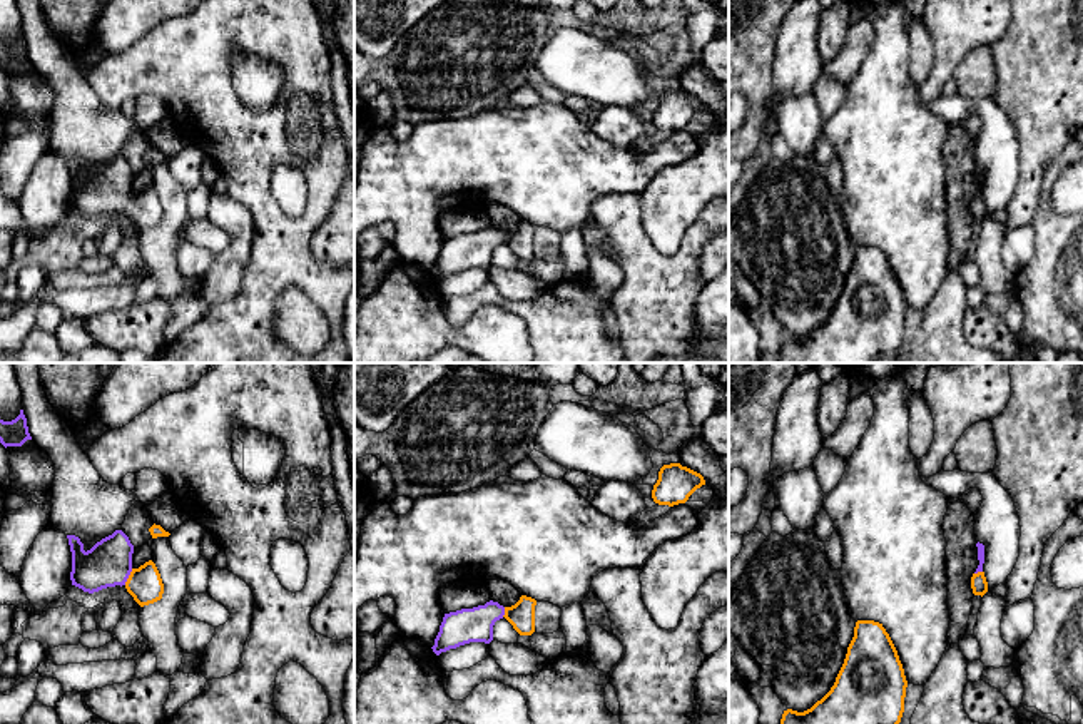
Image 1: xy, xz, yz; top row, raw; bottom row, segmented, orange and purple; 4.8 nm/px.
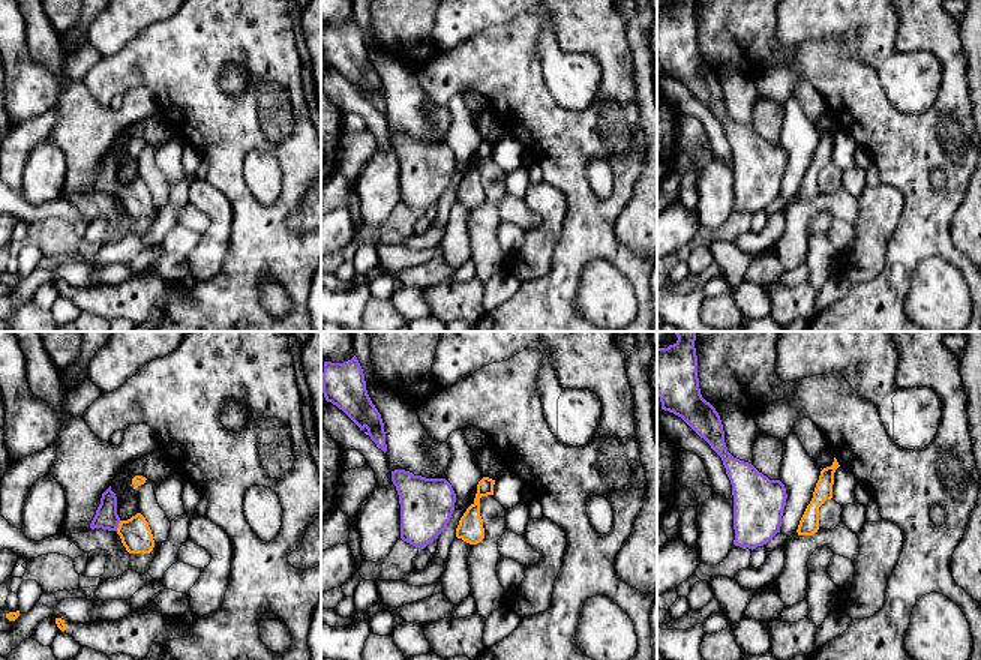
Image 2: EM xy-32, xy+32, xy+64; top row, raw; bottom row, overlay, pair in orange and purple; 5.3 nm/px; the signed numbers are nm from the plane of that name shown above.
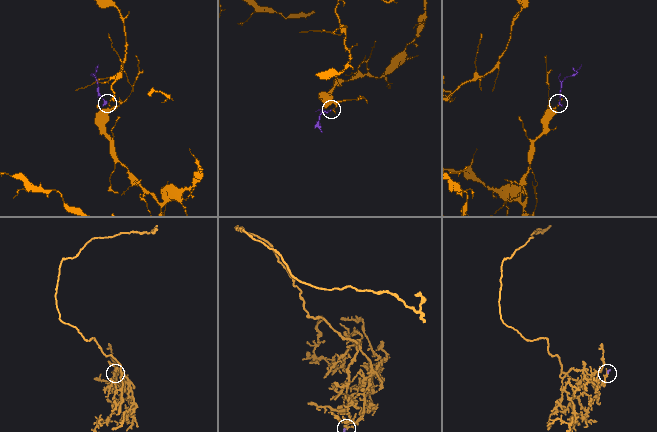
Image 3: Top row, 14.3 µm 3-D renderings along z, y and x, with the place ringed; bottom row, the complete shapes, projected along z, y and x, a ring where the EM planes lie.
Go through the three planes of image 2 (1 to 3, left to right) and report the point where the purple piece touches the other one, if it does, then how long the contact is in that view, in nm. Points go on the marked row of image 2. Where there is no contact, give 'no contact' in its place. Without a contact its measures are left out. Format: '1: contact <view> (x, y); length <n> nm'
1: contact xy-32 (119, 525); length 60 nm
2: no contact
3: no contact

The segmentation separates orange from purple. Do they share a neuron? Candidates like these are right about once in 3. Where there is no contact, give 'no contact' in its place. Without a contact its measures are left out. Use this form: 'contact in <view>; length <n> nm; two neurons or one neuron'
contact in xy; length 90 nm; one neuron

